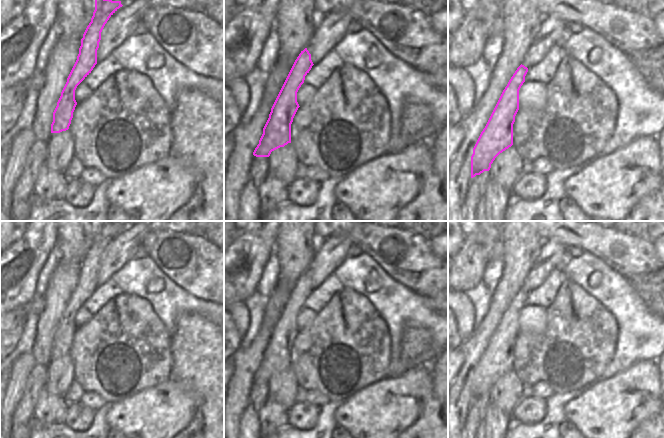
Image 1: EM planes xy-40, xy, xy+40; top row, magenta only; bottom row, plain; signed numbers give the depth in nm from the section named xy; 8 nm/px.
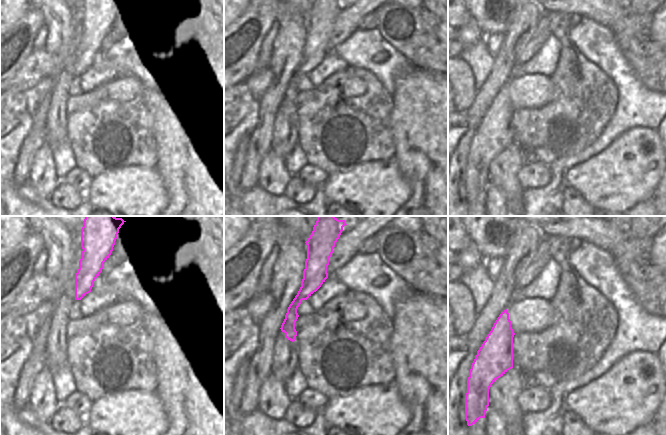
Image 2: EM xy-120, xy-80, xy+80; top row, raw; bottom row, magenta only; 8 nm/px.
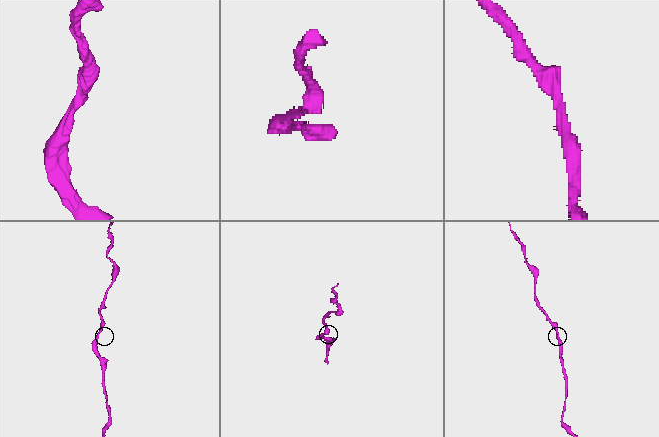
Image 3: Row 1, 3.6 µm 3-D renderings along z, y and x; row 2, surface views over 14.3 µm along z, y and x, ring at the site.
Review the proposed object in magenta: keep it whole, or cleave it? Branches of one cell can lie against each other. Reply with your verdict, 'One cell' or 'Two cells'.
One cell.

